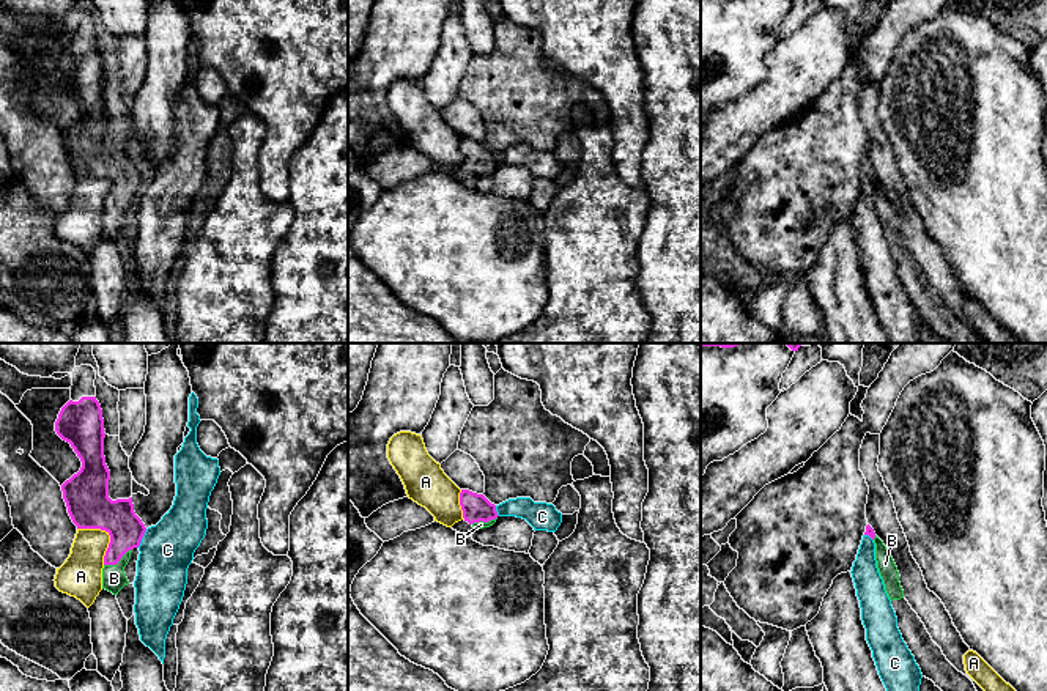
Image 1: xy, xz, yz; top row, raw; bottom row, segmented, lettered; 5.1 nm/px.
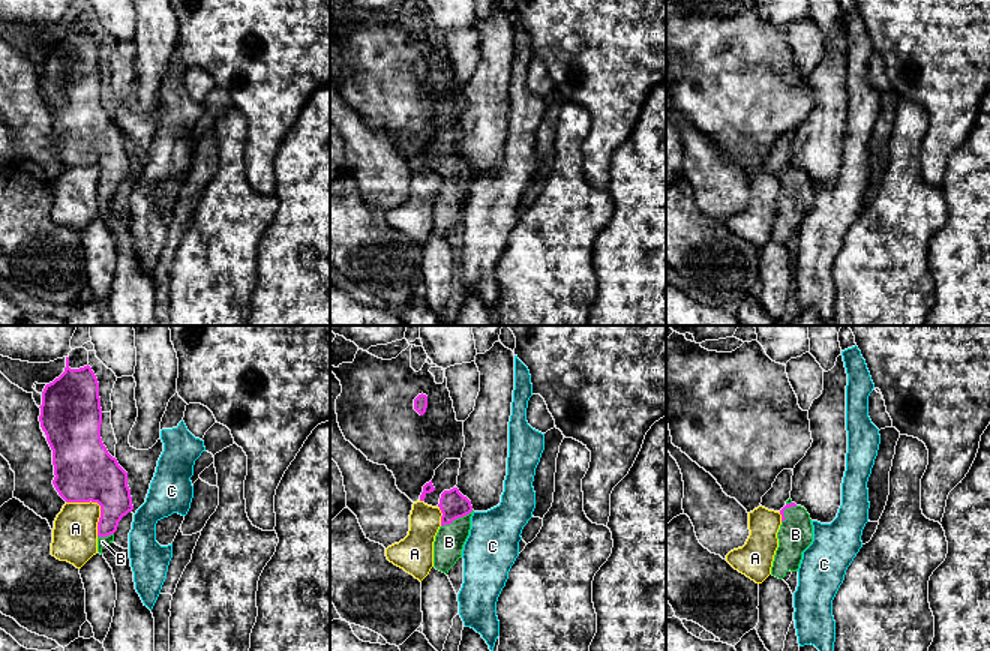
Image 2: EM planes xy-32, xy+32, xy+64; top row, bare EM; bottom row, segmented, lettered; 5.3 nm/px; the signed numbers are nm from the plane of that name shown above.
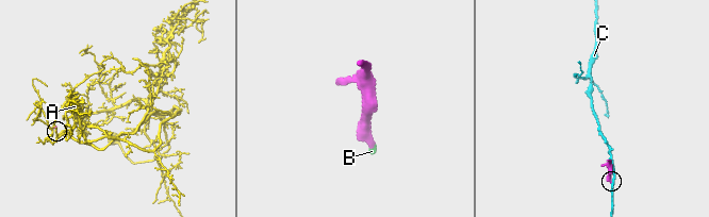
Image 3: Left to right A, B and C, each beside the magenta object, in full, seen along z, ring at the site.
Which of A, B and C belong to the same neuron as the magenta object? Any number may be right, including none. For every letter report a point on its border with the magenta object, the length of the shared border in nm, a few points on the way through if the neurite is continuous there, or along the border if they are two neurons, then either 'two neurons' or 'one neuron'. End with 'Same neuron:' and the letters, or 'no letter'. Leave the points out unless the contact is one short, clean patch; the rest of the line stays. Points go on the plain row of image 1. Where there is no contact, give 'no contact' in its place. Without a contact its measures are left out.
A: contact xy (109, 181); length 240 nm; two neurons
B: contact xy (117, 210); length 170 nm; way xy (118, 166), (117, 210), (114, 225); one neuron
C: contact xy (142, 184); length 110 nm; border xy (147, 177), (137, 194); two neurons
Same neuron: B

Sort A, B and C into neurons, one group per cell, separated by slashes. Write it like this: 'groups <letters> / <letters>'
groups A / B / C

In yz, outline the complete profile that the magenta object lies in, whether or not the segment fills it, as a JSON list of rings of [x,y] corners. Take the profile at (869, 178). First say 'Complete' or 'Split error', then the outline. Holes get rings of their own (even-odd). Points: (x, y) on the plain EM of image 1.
Split error. [[[869,172],[866,173],[864,183],[869,183],[875,190],[877,216],[896,260],[897,275],[908,297],[915,304],[923,324],[932,327],[946,343],[978,343],[973,329],[946,307],[942,296],[932,288],[918,261],[904,246],[897,214],[886,194]]]

